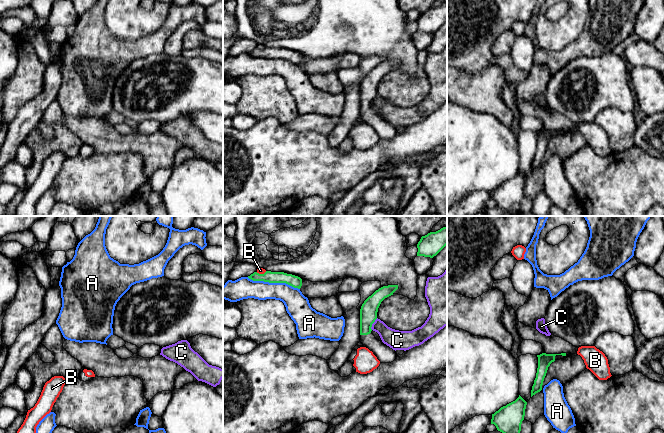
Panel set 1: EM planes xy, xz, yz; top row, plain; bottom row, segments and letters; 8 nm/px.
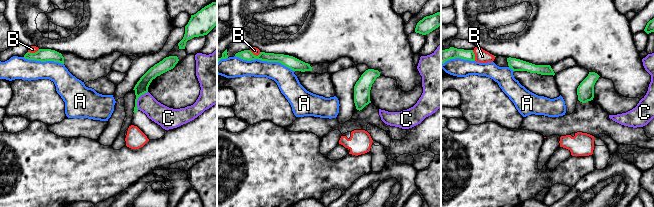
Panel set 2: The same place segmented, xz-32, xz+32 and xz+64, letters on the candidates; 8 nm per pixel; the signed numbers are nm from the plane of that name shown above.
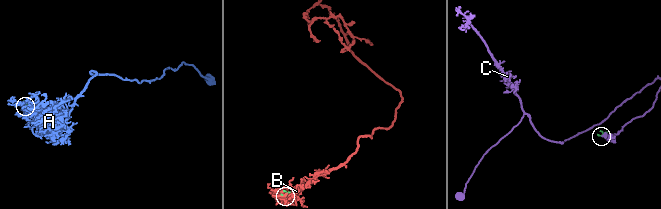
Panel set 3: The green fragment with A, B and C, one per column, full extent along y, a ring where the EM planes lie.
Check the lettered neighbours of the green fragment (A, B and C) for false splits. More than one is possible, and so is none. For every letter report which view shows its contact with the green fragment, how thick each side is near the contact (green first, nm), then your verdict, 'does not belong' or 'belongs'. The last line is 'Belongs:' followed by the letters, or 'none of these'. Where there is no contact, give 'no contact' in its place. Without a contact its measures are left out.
A: xz | 100/180 nm | does not belong
B: xz | 100/50 nm | does not belong
C: xz | 140/160 nm | does not belong
Belongs: none of these

